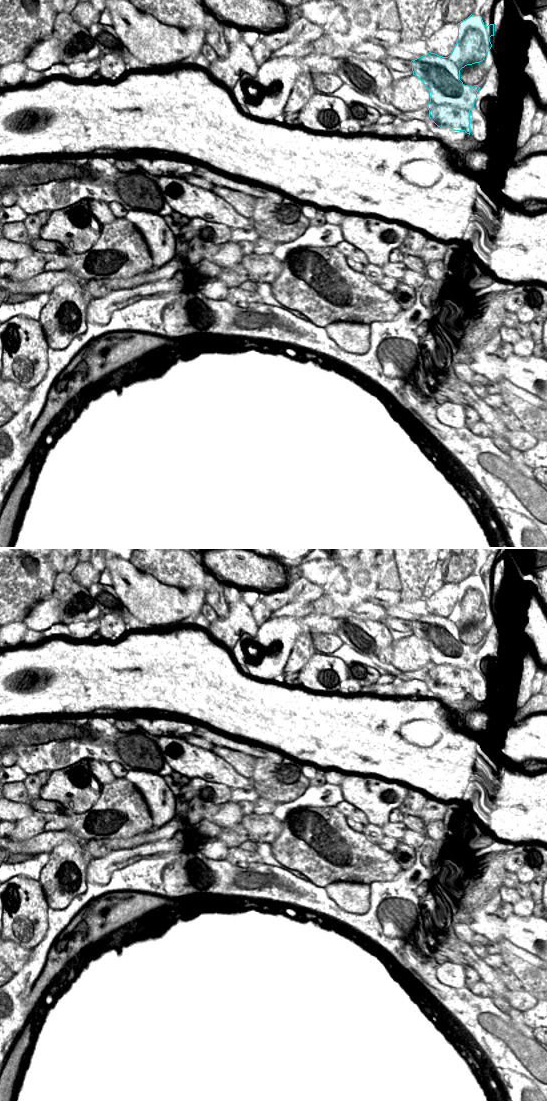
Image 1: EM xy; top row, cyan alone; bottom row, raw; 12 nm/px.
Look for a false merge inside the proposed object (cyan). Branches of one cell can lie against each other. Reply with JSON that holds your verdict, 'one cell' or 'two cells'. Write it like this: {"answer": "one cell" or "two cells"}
{"answer": "two cells"}

